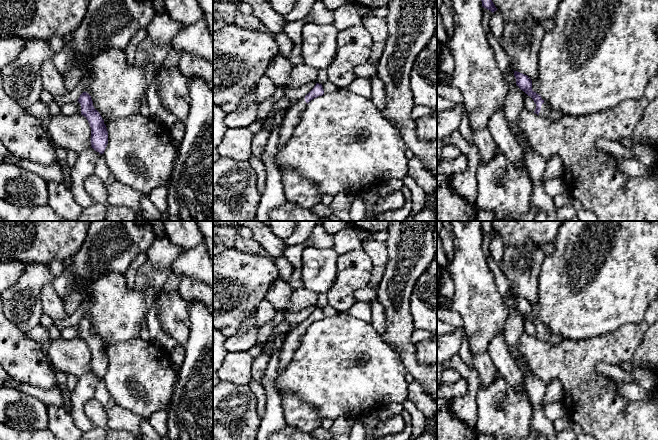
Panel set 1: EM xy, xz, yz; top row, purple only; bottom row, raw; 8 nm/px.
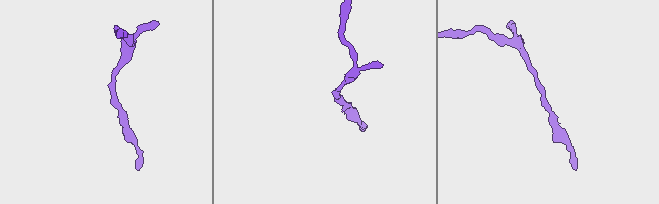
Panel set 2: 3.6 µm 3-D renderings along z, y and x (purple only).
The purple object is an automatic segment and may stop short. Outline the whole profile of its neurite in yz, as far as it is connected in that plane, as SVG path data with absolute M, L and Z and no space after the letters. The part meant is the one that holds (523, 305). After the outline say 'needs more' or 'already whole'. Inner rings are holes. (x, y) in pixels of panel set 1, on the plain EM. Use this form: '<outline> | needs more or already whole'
M514 295L514 300L516 302L516 309L534 324L536 328L534 337L540 339L541 341L551 343L555 346L560 344L560 342L563 340L562 337L552 335L546 329L541 320L532 314L532 305L527 299Z | needs more

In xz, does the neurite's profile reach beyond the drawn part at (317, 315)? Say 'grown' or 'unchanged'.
grown

